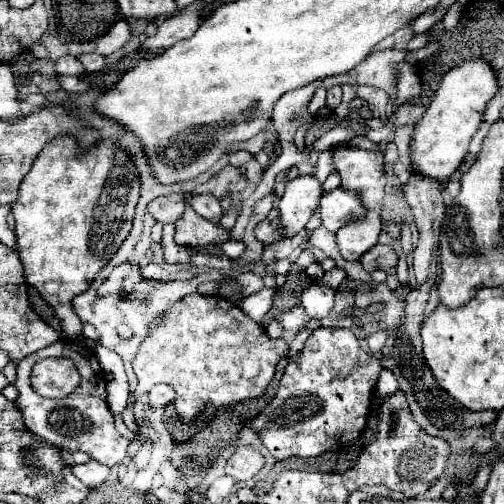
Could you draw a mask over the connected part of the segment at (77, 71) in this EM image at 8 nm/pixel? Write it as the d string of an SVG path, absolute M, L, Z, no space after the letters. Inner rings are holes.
M63 55L55 61L55 71L61 73L61 75L75 75L75 77L81 77L85 73L81 61L73 55Z

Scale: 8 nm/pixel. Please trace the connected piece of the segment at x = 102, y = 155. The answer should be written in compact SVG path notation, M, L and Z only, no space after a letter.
M59 137L51 141L35 159L33 169L21 181L19 197L11 207L15 217L17 255L23 263L27 283L39 291L39 295L55 309L55 315L63 321L67 337L81 333L81 321L73 311L73 297L89 289L95 275L111 261L121 247L123 239L131 231L135 205L139 199L139 177L127 155L113 143L97 143L87 153L77 153L75 139Z

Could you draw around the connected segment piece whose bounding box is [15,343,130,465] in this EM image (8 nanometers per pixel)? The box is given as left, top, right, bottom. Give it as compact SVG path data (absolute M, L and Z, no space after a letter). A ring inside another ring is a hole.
M53 343L41 351L35 351L33 355L25 357L19 365L17 365L17 379L15 379L15 387L19 391L19 397L15 401L17 409L23 413L23 421L25 425L29 427L29 431L33 431L35 435L43 437L45 441L53 443L55 447L63 449L63 451L69 451L69 453L77 453L77 451L83 451L83 453L89 453L95 461L99 463L105 463L105 465L115 465L115 463L121 463L127 455L127 448L130 442L122 435L117 433L115 429L115 421L113 421L113 415L107 407L107 401L105 401L105 379L101 375L101 371L95 371L89 357L95 357L93 351L85 351L85 353L77 353L77 351L71 351L65 343ZM45 357L69 357L75 361L79 373L81 373L81 385L77 387L75 393L71 393L69 397L65 399L45 399L41 397L33 387L31 387L31 369L37 361L45 359ZM73 413L79 413L79 417L87 419L89 421L89 427L81 425L81 429L77 429L77 425L73 425Z

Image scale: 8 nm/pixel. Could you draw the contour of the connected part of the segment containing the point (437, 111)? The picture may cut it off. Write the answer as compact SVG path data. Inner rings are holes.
M473 59L449 69L441 79L433 103L427 107L425 115L419 119L415 127L413 151L411 151L413 169L439 181L449 179L449 175L465 159L469 141L477 133L483 121L483 113L489 101L497 95L497 91L499 83L495 71L485 59Z

